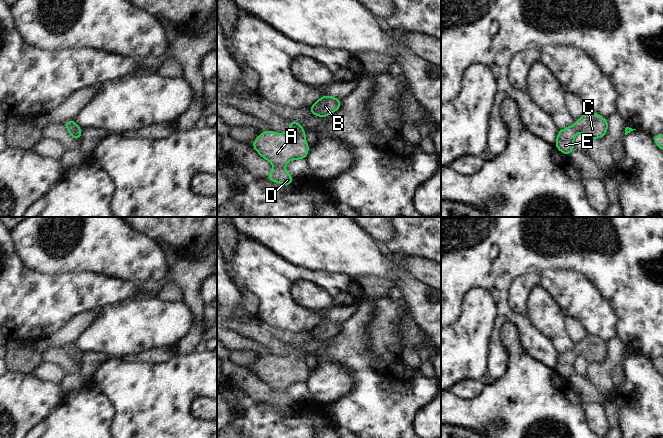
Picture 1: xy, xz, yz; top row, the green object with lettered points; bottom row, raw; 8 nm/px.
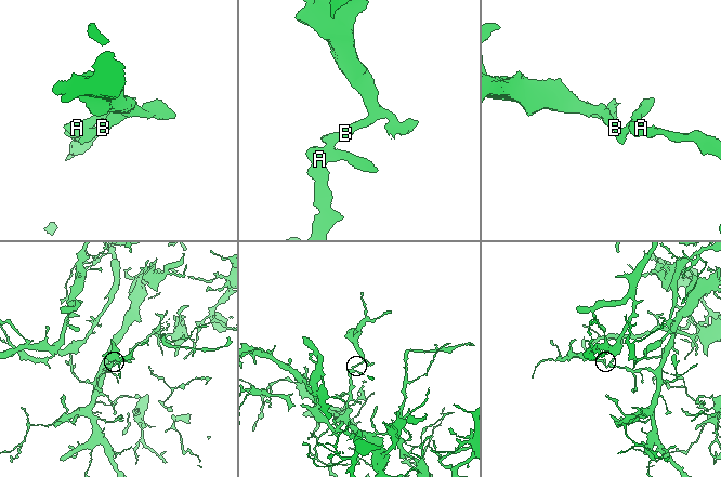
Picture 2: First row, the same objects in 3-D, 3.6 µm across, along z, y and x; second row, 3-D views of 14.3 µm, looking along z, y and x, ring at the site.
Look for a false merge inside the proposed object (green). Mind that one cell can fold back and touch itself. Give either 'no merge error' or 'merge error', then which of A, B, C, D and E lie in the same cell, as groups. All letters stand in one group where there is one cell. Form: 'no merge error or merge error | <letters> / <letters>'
no merge error | A B C D E

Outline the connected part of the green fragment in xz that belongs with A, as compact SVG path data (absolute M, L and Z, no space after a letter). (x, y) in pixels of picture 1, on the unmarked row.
M292 345L289 351L285 357L262 356L252 367L258 378L274 389L266 404L282 409L290 409L294 405L291 398L286 396L286 388L290 384L306 383L310 374L303 350Z

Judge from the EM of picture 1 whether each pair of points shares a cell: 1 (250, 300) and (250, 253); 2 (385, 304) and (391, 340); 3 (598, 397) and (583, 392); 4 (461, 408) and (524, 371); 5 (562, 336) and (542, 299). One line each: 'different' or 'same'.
1: different
2: same
3: same
4: same
5: same

